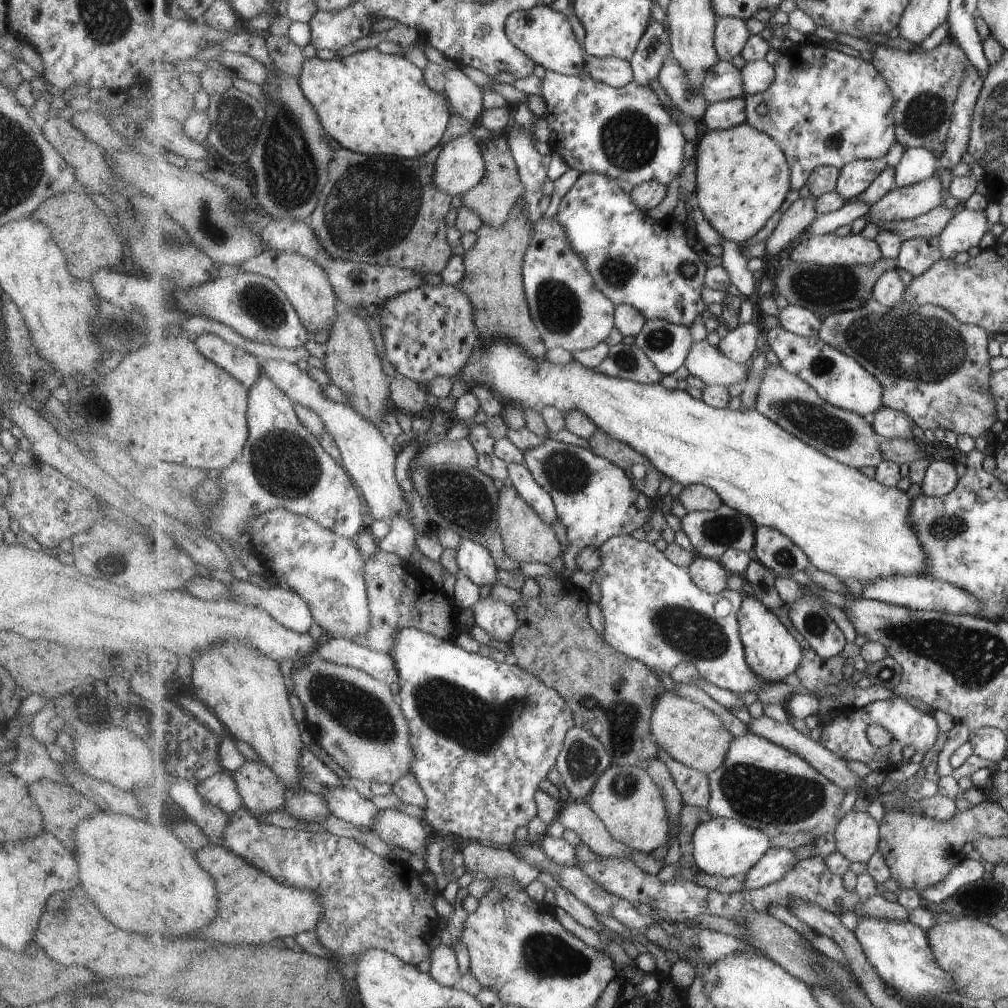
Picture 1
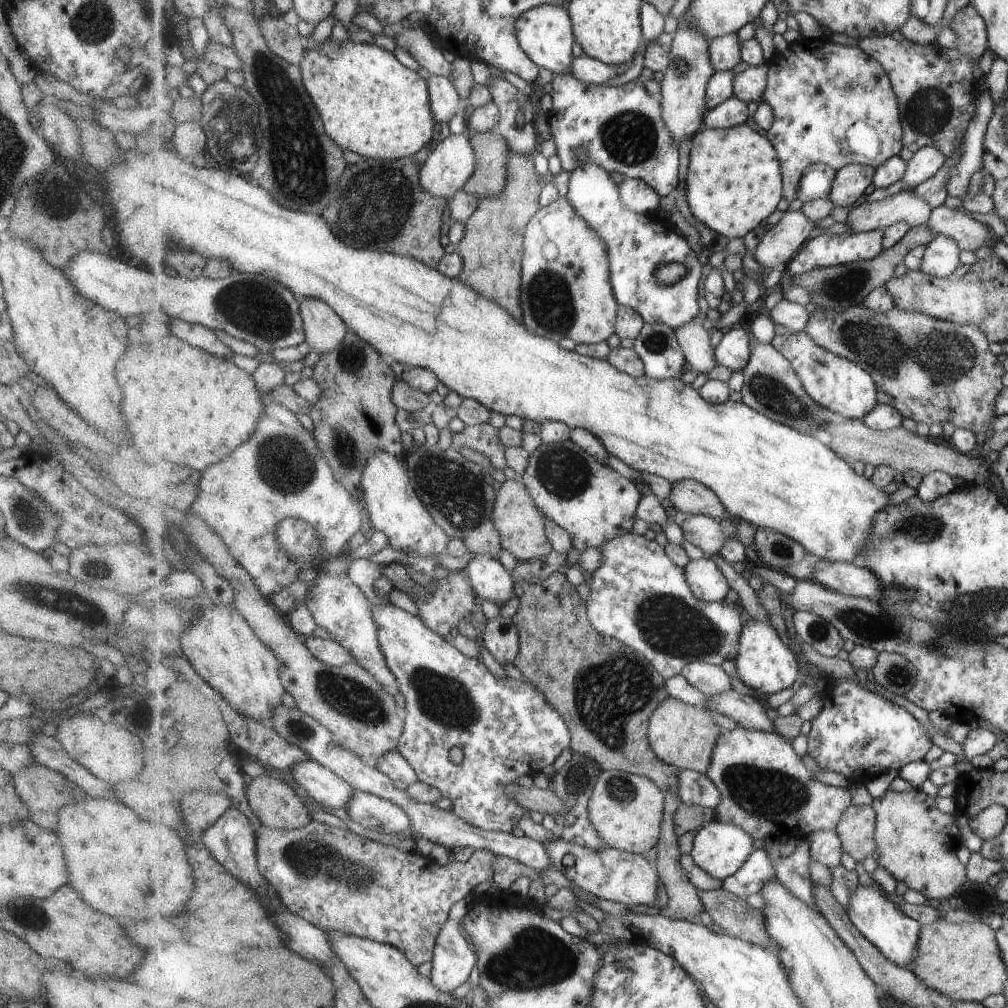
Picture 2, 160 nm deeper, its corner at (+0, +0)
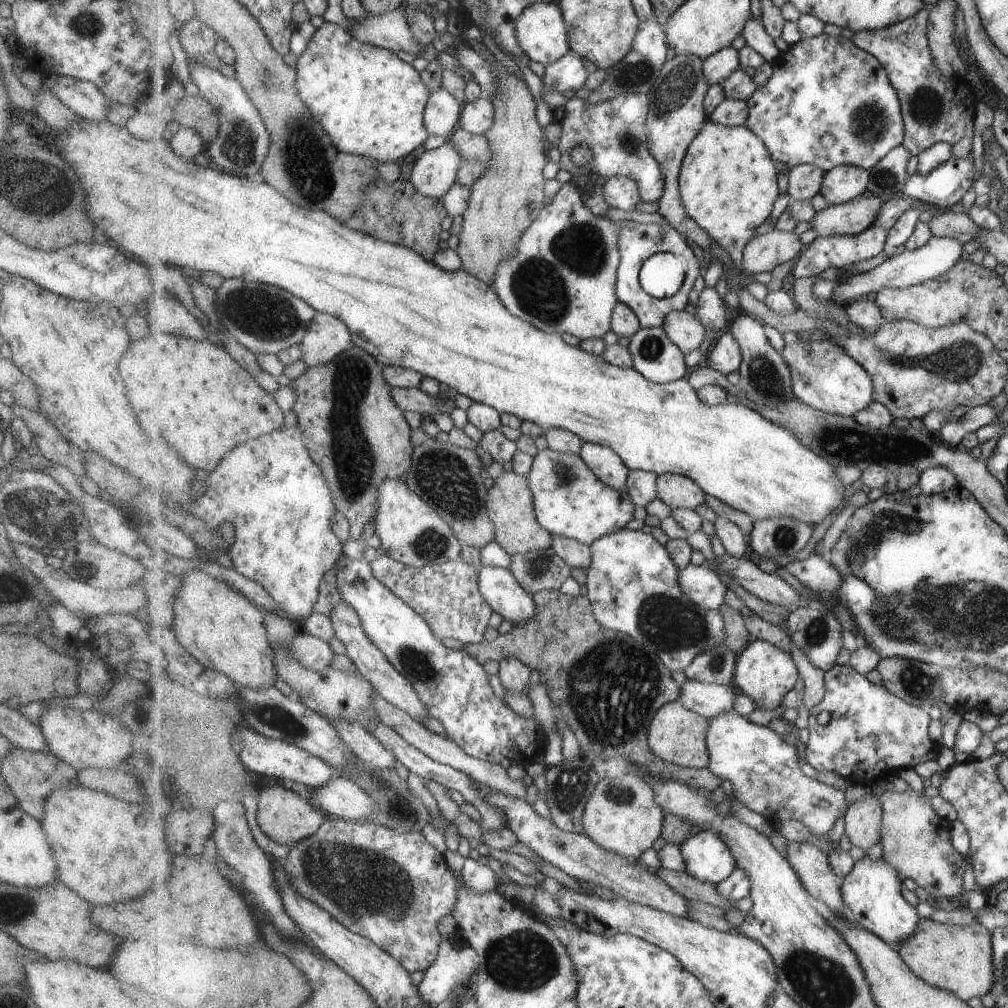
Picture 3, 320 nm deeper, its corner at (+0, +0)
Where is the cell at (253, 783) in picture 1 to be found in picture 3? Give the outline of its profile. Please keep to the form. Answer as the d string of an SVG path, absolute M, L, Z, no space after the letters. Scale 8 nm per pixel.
M273 784L259 790L257 822L264 834L271 840L290 847L315 834L323 823L323 814L308 800L289 789L287 785Z

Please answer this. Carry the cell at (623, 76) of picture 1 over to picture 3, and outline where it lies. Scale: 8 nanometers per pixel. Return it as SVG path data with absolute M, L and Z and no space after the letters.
M569 52L559 60L545 66L544 75L541 78L544 92L559 92L565 90L579 90L589 78L587 66L581 55Z

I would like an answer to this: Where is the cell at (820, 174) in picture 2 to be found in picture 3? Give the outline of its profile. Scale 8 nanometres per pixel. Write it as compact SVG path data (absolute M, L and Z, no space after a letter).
M809 163L794 166L789 170L787 193L794 199L811 200L820 193L826 172Z

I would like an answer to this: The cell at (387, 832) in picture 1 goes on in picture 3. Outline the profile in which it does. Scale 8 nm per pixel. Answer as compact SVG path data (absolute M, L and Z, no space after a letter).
M333 776L311 789L319 806L333 817L361 821L370 819L374 811L373 799L355 781Z

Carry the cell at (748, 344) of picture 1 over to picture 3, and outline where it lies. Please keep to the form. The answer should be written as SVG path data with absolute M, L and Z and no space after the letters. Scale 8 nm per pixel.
M726 329L717 338L704 363L727 375L735 370L739 371L742 362L743 353L740 342L733 333Z

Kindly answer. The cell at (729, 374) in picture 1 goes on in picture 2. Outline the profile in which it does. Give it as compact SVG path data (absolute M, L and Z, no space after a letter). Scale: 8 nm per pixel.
M697 320L681 325L676 333L686 359L697 372L715 371L719 366L715 349L711 346L711 332L705 330Z

